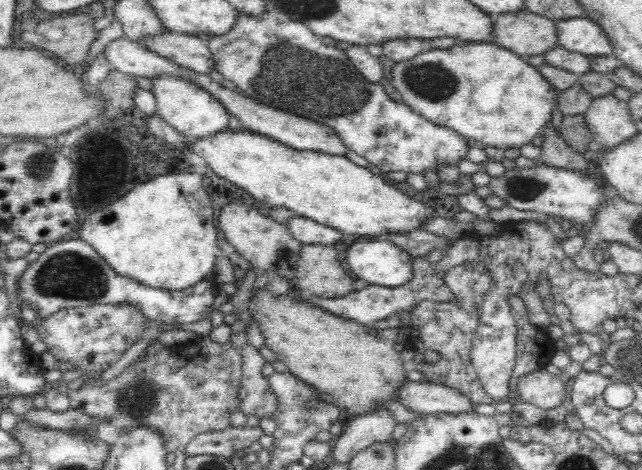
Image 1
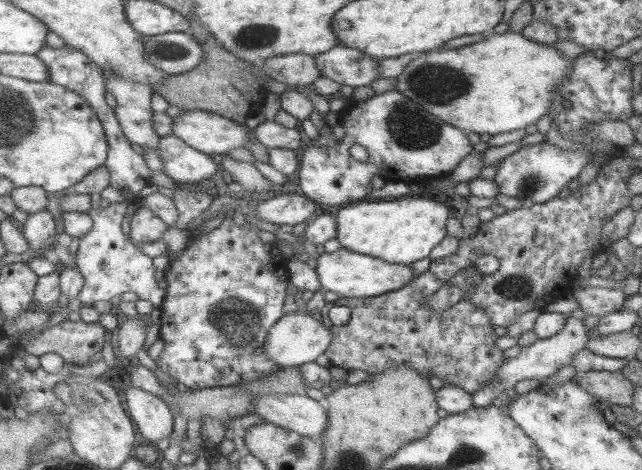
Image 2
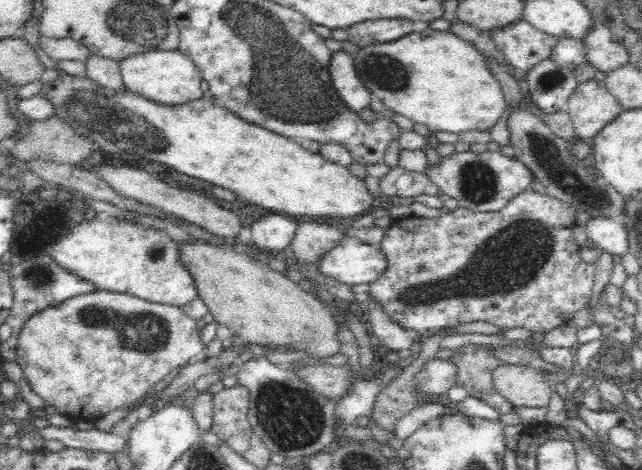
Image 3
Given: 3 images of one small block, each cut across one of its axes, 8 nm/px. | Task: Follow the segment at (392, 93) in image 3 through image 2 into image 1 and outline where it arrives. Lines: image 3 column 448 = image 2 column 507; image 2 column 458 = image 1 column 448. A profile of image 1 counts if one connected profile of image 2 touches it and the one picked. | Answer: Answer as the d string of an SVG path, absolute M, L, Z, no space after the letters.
M456 42L448 48L422 51L410 60L394 63L388 77L404 103L416 114L434 124L452 128L452 131L465 138L474 139L480 146L494 146L504 150L531 144L552 123L552 116L558 110L559 91L544 78L536 66L528 64L519 54L494 43Z

